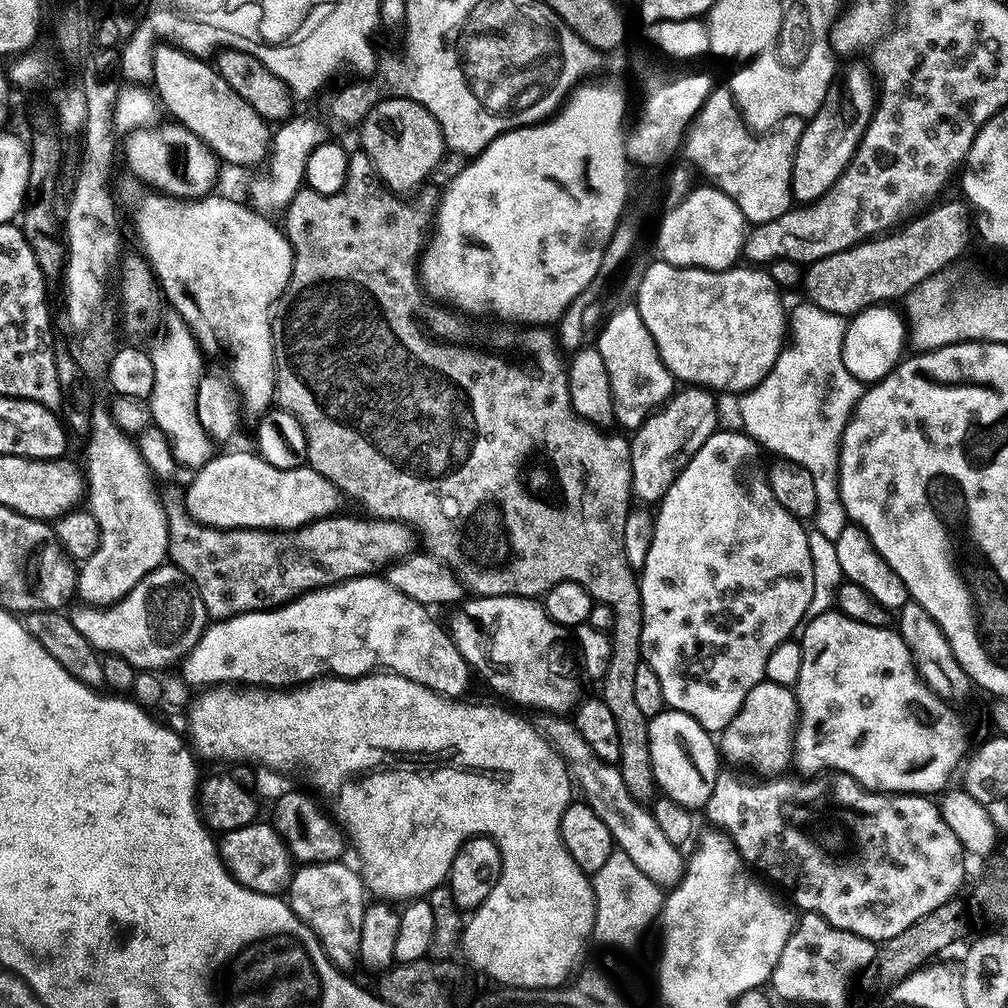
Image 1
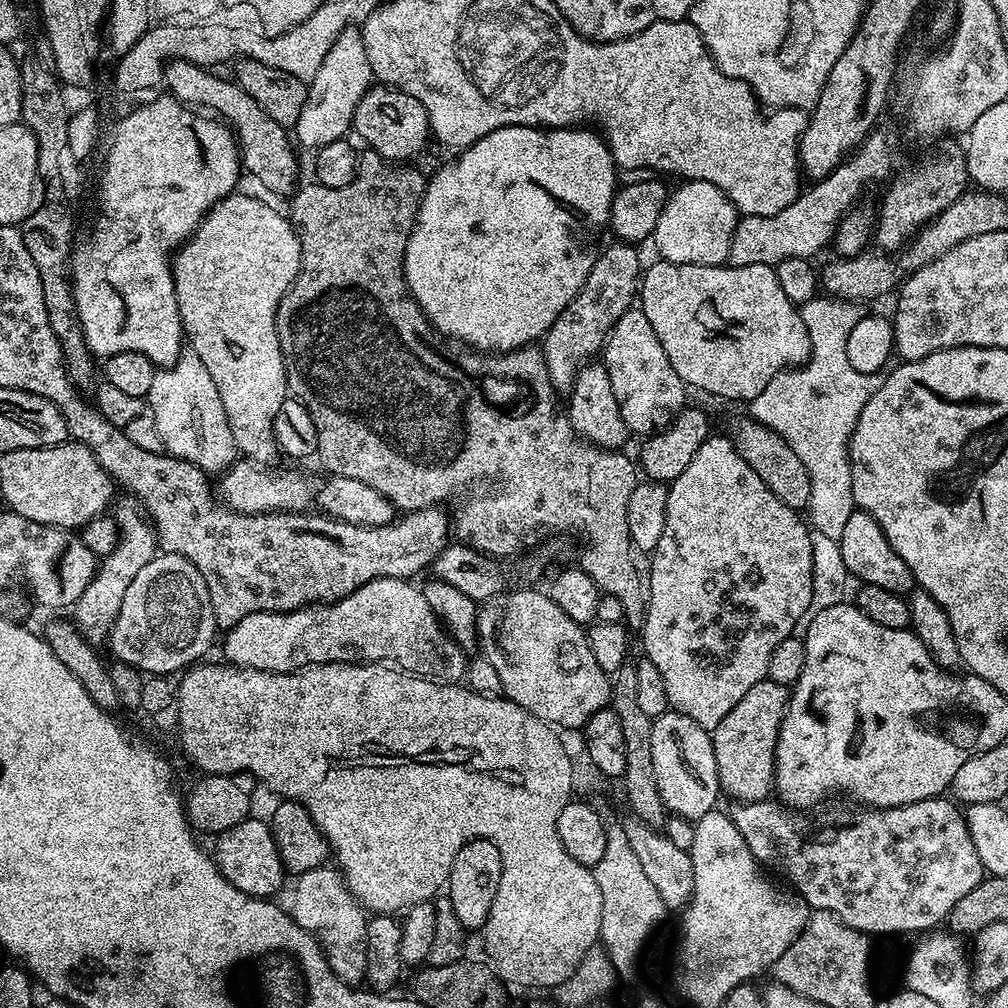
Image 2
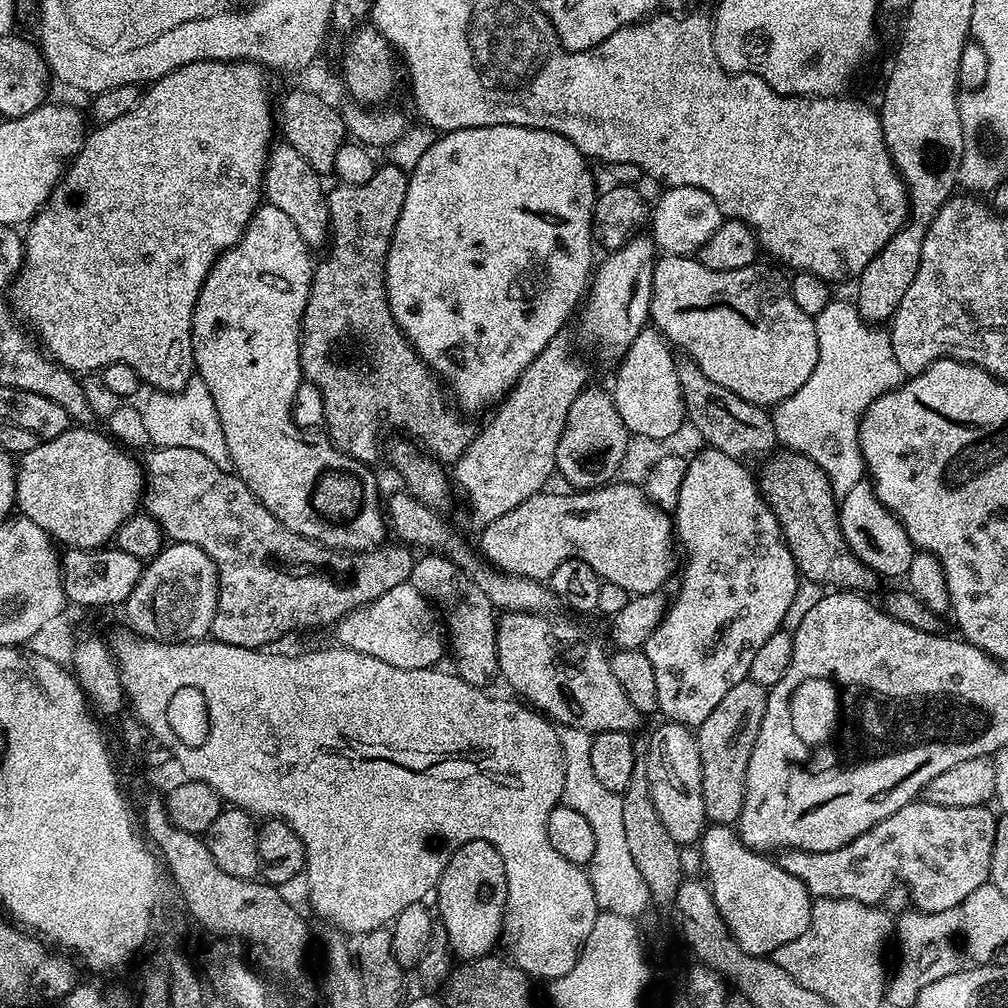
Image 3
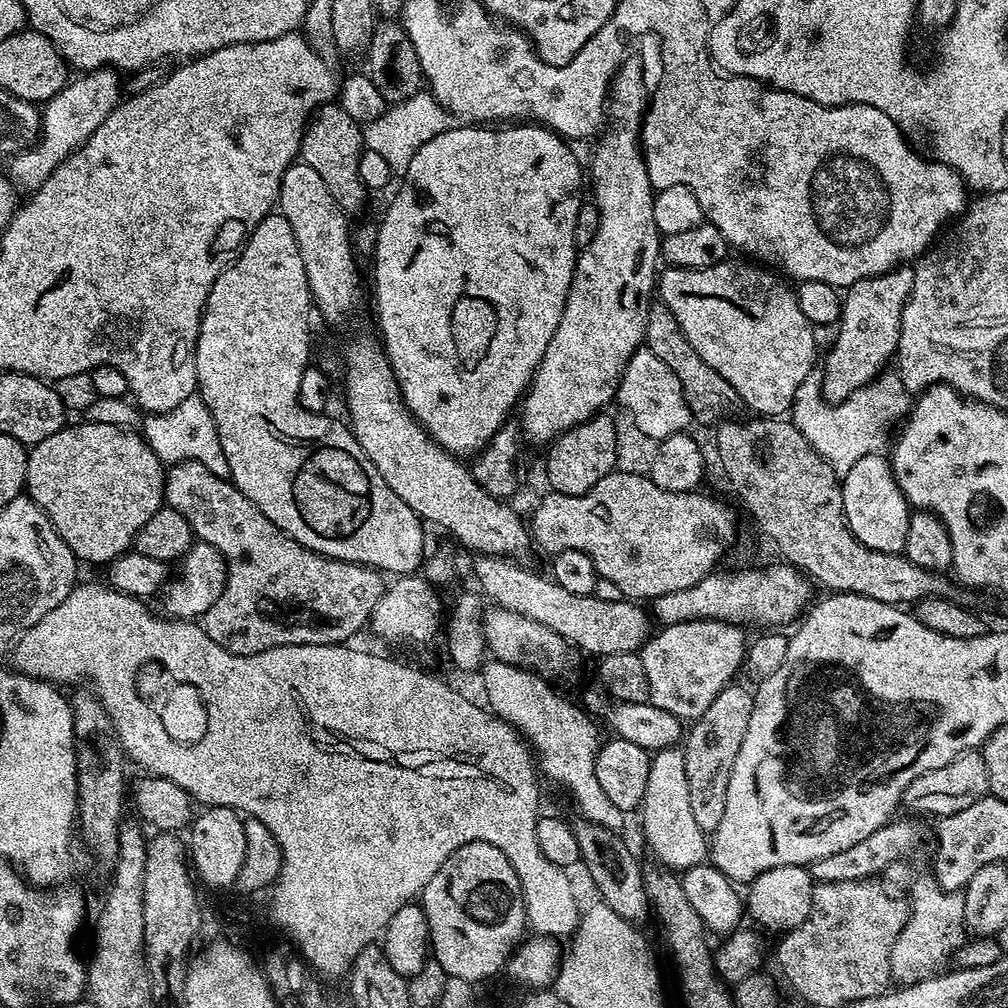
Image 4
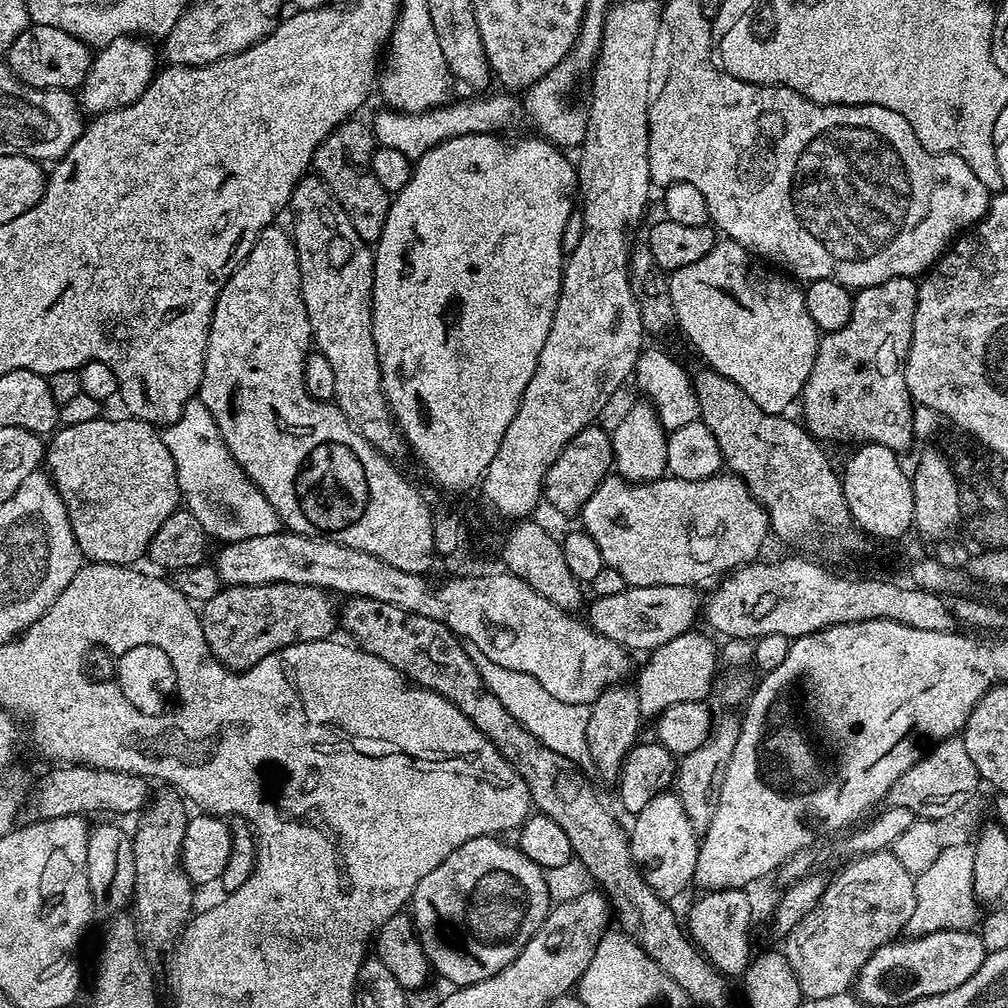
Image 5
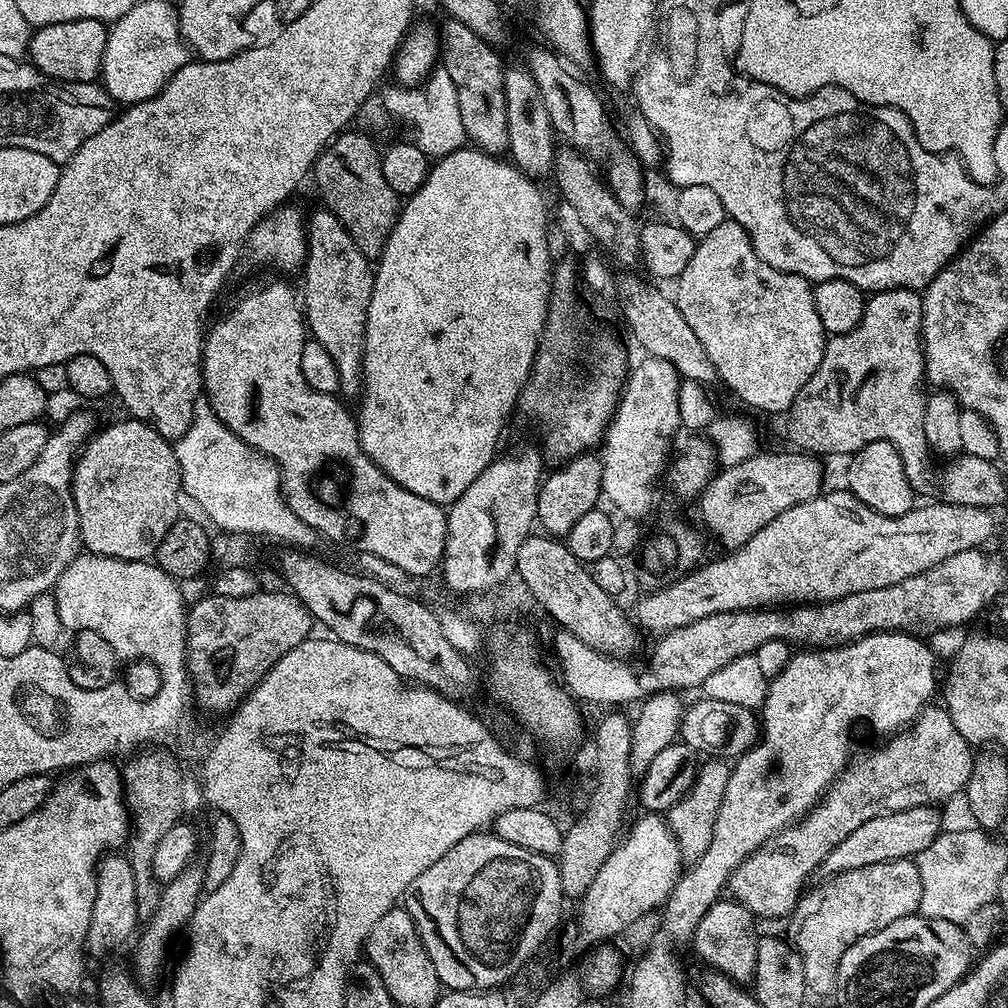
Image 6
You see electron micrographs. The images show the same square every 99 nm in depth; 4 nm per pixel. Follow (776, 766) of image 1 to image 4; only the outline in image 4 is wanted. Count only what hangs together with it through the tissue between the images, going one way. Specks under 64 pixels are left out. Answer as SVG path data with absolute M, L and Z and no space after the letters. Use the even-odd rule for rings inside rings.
M733 682L720 691L714 702L710 702L706 714L691 721L689 732L687 729L682 751L686 778L690 782L690 807L698 826L702 826L706 834L716 832L718 822L722 822L722 814L726 811L726 788L730 786L730 770L734 770L734 758L738 758L738 746L742 746L742 738L746 738L746 726L750 726L753 710L753 693L747 692L740 682Z

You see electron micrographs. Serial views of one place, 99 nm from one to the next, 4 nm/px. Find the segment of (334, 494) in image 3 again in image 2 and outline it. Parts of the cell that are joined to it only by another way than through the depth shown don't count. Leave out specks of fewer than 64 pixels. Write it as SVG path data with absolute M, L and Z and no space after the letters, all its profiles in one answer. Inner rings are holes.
M233 194L220 201L175 253L176 297L190 350L202 358L202 366L210 370L210 378L214 378L214 386L218 386L218 398L222 398L237 453L253 462L268 462L278 452L276 415L282 402L290 396L288 368L284 365L276 329L276 312L300 273L300 240L285 213L283 216L264 200L240 195Z

